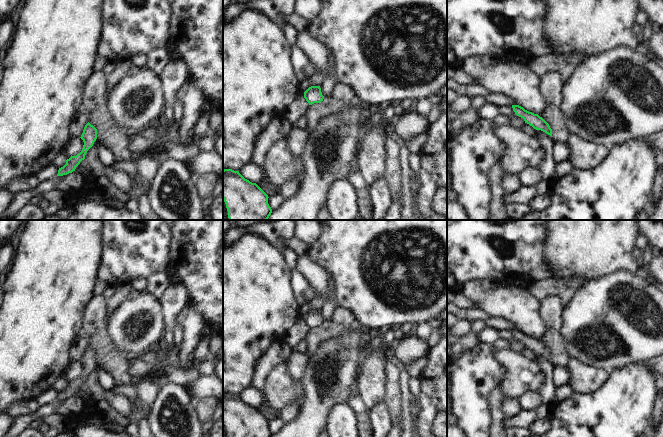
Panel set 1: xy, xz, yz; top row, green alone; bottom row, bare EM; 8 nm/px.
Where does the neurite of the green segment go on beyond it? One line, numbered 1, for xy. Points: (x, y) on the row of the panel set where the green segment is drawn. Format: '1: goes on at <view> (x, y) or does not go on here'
1: does not go on here

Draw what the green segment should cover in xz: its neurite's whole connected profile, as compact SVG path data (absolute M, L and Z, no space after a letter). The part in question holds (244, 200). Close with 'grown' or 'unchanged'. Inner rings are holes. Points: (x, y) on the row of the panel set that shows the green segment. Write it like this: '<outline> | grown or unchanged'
M223 170L223 200L229 220L267 220L272 213L268 195L256 184L245 179L239 171Z | unchanged

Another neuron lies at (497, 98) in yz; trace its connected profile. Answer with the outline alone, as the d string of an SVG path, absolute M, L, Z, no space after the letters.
M492 92L486 95L486 99L488 103L503 106L503 105L518 105L517 101L512 97L504 94L503 92Z

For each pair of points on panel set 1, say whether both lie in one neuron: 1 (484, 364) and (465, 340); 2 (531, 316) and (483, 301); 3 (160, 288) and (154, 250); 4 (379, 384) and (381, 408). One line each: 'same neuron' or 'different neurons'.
1: different neurons
2: same neuron
3: different neurons
4: different neurons

